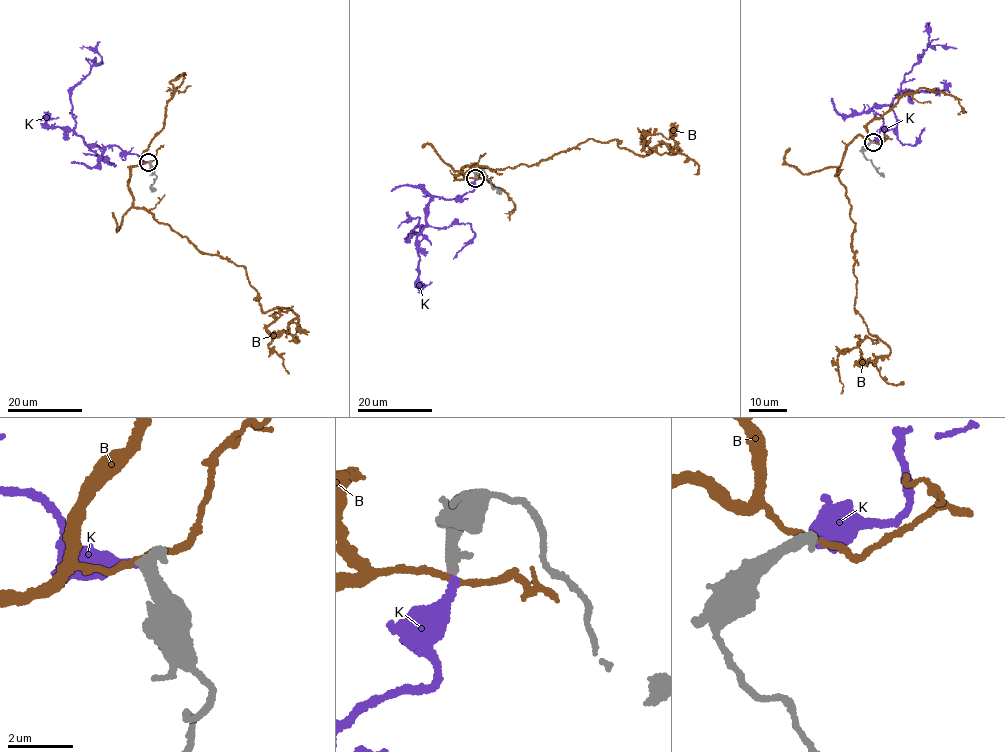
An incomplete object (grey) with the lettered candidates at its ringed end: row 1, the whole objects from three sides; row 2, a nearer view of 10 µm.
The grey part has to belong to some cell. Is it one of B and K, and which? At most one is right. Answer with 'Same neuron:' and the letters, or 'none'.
Same neuron: K

